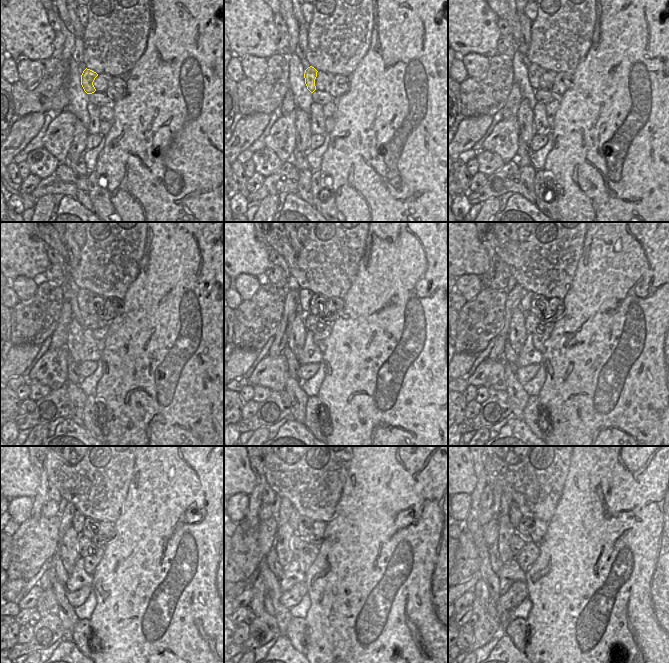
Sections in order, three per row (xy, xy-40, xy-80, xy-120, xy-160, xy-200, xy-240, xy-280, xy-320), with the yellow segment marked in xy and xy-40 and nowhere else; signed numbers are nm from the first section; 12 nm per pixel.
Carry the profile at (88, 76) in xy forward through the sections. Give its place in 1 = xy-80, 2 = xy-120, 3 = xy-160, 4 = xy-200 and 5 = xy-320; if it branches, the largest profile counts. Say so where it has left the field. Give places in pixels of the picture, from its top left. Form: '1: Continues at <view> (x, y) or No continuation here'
1: Continues at xy-80 (534, 71)
2: Continues at xy-120 (83, 294)
3: Continues at xy-160 (305, 296)
4: Continues at xy-200 (525, 304)
5: Continues at xy-320 (515, 515).

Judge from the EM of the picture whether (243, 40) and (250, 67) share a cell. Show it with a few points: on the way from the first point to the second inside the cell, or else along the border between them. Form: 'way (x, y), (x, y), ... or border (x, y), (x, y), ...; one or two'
border (265, 58), (244, 55), (240, 59); two

